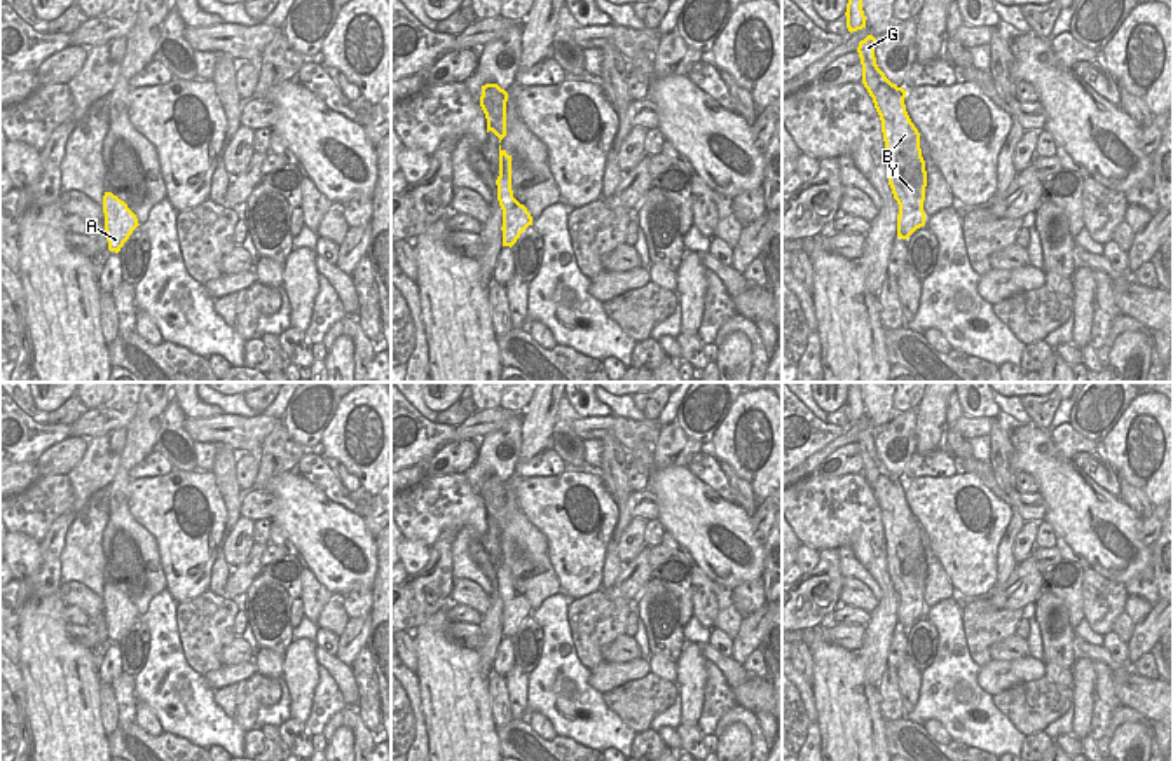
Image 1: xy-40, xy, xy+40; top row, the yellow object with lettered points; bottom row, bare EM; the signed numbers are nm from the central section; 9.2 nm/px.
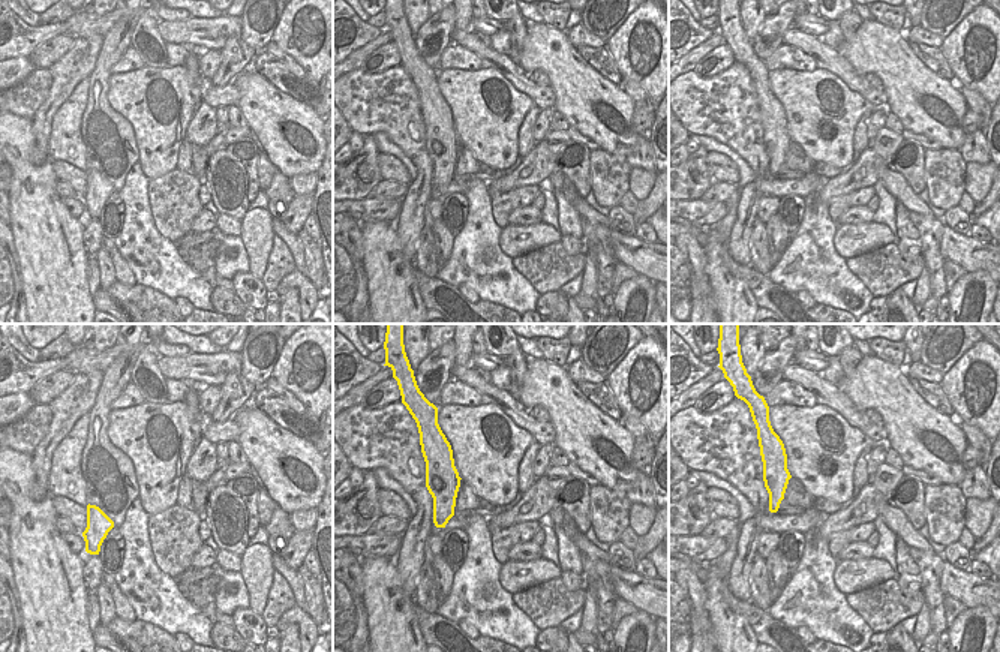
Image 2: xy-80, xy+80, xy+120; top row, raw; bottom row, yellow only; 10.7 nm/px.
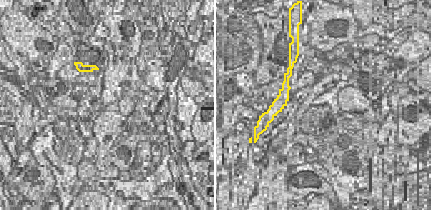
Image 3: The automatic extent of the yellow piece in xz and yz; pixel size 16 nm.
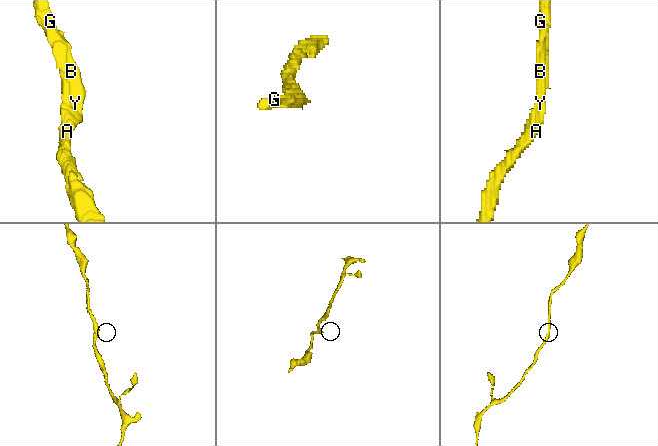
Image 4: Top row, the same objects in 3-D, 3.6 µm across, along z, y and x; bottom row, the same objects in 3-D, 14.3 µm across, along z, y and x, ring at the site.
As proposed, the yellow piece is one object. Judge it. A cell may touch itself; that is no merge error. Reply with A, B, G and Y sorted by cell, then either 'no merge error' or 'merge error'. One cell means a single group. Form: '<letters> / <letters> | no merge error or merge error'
A B G Y | no merge error

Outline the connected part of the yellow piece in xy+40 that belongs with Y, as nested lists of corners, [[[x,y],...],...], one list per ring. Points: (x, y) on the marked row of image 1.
[[[868,35],[857,47],[862,84],[873,98],[881,120],[888,185],[899,204],[897,237],[908,239],[925,225],[925,161],[920,148],[920,133],[906,112],[906,91],[892,84],[878,68],[875,44],[876,38]]]

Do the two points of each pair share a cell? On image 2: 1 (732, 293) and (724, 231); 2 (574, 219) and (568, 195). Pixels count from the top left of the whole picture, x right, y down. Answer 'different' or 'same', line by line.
1: different
2: same

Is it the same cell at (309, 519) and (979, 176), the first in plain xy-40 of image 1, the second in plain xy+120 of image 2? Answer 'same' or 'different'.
different

